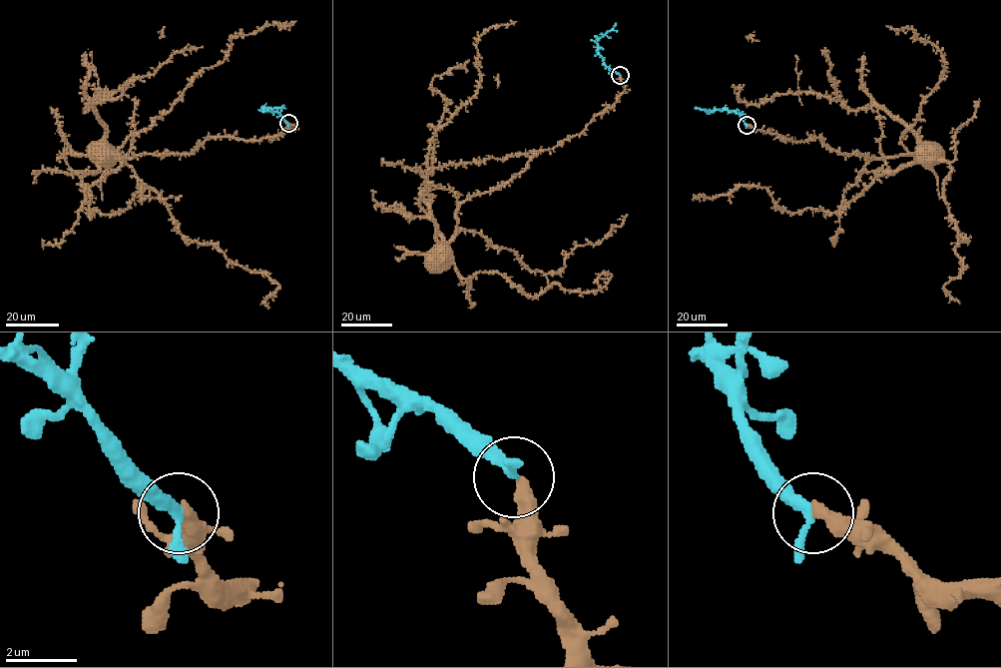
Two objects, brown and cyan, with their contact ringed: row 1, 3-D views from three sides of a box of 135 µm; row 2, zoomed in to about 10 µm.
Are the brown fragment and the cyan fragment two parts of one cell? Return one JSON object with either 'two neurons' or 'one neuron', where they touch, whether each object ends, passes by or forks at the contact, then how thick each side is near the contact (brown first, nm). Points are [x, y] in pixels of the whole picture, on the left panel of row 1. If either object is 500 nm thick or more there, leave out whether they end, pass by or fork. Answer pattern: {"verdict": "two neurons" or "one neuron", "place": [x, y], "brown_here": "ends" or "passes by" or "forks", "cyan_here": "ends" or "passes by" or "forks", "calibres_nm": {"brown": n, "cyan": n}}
{"verdict": "one neuron", "place": [288, 123], "brown_here": "ends", "cyan_here": "passes by", "calibres_nm": {"brown": 400, "cyan": 240}}

